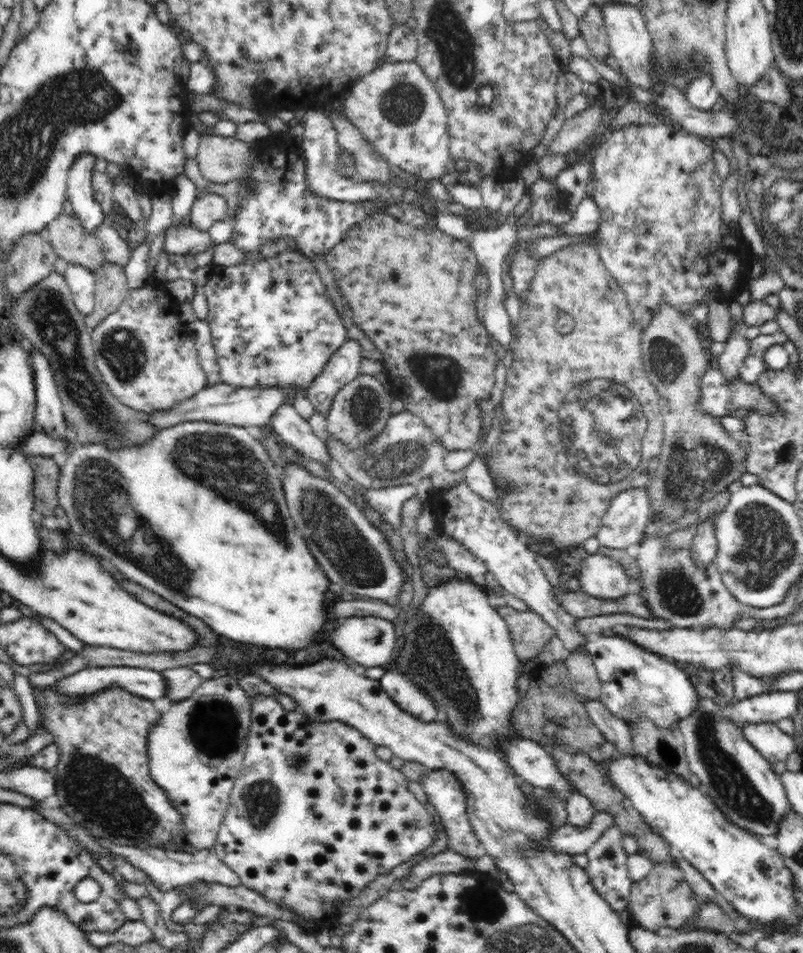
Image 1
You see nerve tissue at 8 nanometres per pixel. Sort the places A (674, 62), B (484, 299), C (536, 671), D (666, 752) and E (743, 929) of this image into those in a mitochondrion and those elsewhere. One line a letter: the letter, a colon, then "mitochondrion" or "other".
A: mitochondrion
B: other
C: other
D: mitochondrion
E: other

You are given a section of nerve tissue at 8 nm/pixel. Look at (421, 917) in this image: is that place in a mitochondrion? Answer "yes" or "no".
no

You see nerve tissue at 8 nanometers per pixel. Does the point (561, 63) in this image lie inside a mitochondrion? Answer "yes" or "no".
no

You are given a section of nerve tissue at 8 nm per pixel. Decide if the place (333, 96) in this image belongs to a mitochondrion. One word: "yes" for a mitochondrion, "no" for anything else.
no

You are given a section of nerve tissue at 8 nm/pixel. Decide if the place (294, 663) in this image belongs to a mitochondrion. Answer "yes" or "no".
no

